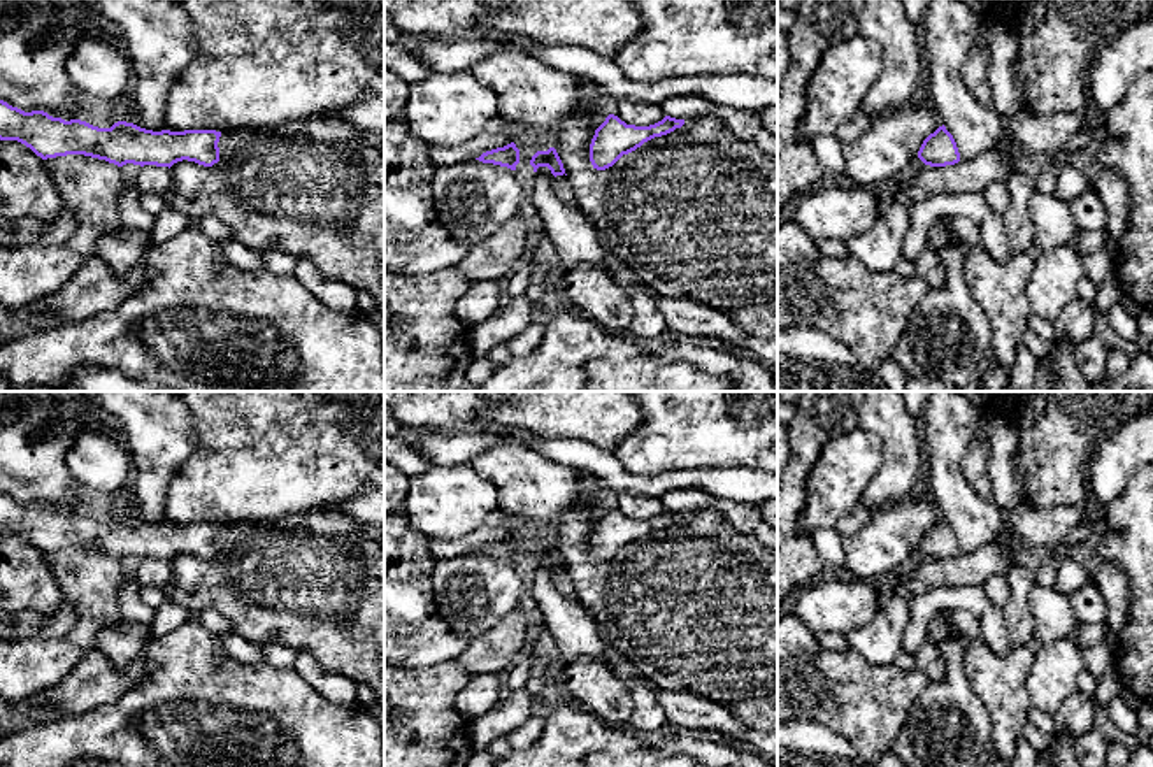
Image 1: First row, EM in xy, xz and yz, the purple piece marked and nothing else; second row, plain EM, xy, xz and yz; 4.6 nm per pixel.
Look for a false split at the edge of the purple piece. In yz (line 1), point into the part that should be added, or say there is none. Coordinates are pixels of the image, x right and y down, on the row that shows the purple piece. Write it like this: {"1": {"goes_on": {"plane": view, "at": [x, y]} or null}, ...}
{"1": {"goes_on": null}}

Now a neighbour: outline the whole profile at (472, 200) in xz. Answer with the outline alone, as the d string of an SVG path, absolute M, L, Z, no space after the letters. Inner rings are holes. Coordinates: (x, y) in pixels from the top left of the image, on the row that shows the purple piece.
M479 160L437 167L432 193L440 225L469 247L511 219L523 197L514 170Z

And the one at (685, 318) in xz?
M653 291L667 323L667 335L681 339L714 337L728 342L741 342L748 333L720 309L709 307L684 297L662 297Z

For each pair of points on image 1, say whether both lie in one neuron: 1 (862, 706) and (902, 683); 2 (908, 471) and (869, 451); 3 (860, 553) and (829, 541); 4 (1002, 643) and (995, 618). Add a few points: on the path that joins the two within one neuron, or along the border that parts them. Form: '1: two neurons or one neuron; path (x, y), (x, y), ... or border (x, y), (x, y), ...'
1: one neuron; path (873, 701), (892, 692)
2: two neurons; border (857, 425), (881, 443), (881, 462), (862, 494)
3: two neurons; border (841, 537), (843, 566)
4: one neuron; path (997, 637), (995, 623)

